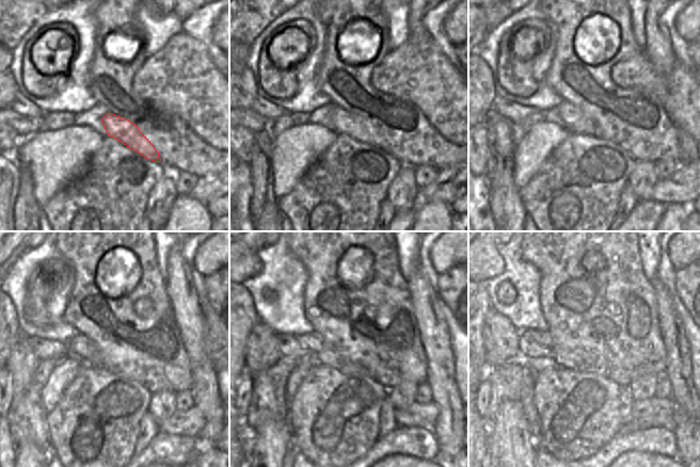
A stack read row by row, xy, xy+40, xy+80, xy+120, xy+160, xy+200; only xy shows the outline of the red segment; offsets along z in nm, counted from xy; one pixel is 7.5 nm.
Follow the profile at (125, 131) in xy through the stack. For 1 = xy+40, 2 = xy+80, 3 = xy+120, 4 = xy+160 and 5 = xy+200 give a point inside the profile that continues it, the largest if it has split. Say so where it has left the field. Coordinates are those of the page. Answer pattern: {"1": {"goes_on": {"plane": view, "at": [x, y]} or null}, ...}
{"1": {"goes_on": {"plane": "xy+40", "at": [345, 122]}}, "2": {"goes_on": {"plane": "xy+80", "at": [575, 119]}}, "3": {"goes_on": {"plane": "xy+120", "at": [80, 343]}}, "4": {"goes_on": {"plane": "xy+160", "at": [314, 341]}}, "5": {"goes_on": {"plane": "xy+200", "at": [544, 337]}}}

